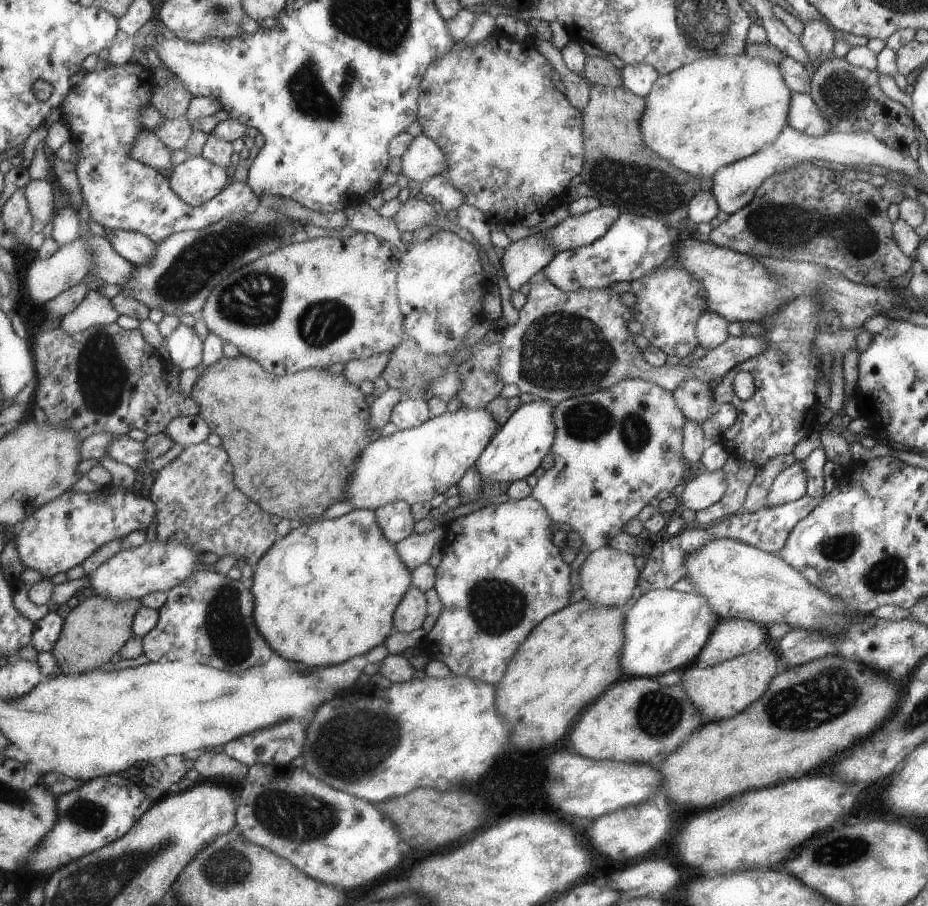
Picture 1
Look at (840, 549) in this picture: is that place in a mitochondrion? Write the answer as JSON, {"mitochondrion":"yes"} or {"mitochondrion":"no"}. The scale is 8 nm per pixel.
{"mitochondrion":"yes"}

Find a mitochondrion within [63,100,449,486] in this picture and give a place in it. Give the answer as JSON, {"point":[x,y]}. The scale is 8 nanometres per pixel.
{"point":[208,257]}

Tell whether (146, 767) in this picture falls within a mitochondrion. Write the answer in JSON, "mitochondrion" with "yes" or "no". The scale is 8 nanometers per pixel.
{"mitochondrion":"no"}

